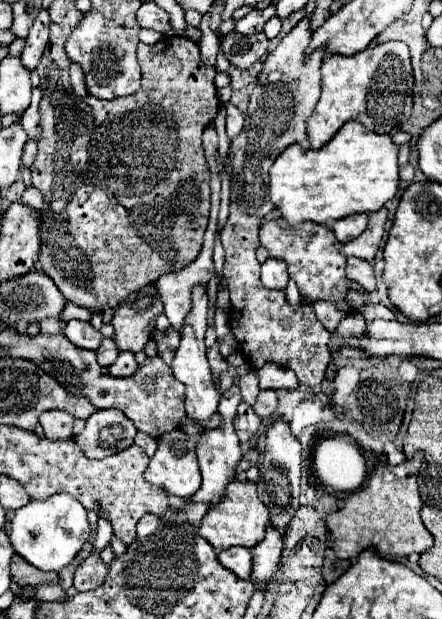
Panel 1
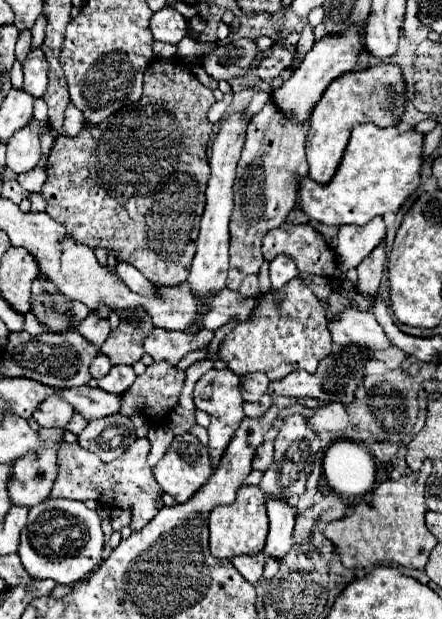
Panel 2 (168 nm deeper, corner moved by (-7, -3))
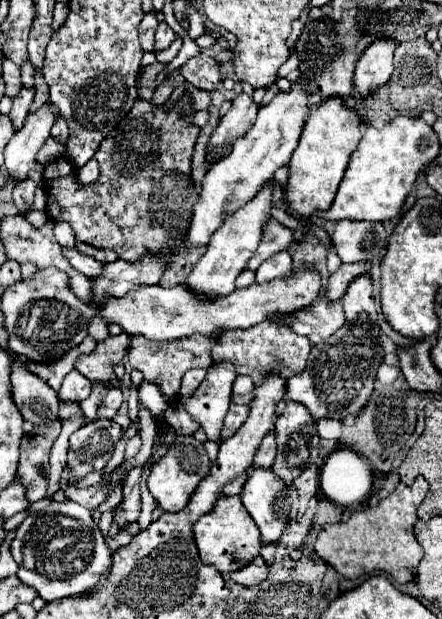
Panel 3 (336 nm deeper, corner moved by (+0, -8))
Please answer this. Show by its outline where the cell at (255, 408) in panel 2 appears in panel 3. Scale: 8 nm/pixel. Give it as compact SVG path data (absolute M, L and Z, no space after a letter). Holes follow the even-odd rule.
M232 404L228 414L226 414L226 420L224 420L224 428L222 428L222 438L228 438L232 434L236 434L236 430L244 424L244 420L248 418L250 414L250 408L248 406L238 406L238 404Z

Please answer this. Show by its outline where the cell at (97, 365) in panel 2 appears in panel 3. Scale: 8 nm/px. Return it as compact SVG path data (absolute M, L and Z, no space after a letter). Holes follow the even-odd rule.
M72 370L62 382L58 398L60 402L82 402L84 398L88 398L90 390L92 390L92 382L84 378L78 370Z

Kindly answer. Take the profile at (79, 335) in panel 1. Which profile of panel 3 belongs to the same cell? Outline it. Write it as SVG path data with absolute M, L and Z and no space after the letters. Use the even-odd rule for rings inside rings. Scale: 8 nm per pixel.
M94 316L92 322L90 322L90 326L88 326L88 336L94 338L96 342L108 338L108 336L110 336L110 334L108 334L108 324L104 324L100 316Z

